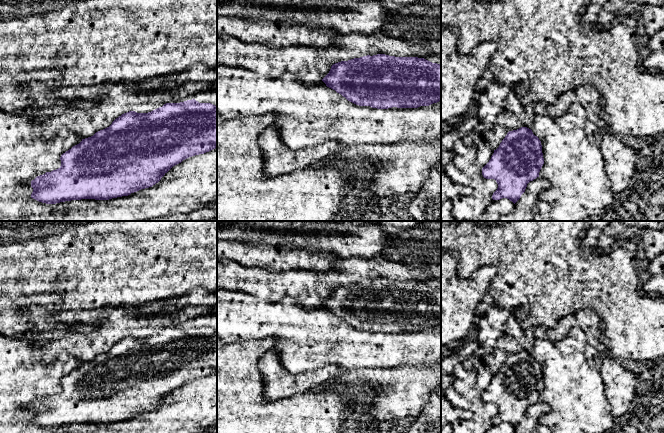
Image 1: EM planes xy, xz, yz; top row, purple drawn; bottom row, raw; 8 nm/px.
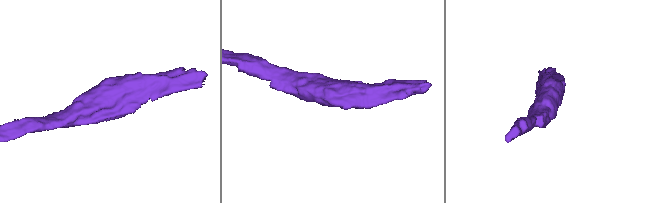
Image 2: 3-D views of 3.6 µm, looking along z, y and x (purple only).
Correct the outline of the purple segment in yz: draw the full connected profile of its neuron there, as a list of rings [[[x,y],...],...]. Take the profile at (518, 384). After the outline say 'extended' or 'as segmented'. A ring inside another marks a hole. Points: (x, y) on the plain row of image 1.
[[[521,351],[507,357],[482,392],[482,399],[498,408],[493,424],[507,422],[515,428],[527,408],[539,401],[543,388],[541,365],[531,353]]]; as segmented

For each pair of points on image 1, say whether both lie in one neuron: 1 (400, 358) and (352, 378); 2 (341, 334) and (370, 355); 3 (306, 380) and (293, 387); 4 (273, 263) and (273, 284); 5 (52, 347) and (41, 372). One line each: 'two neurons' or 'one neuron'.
1: two neurons
2: one neuron
3: one neuron
4: two neurons
5: two neurons

